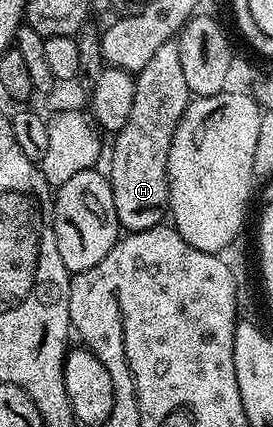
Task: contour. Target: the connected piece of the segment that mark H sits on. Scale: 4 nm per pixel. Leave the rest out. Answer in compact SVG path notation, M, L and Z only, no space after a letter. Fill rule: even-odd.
M169 41L163 44L163 48L159 48L159 52L155 52L155 56L151 56L151 60L147 60L147 64L143 64L141 70L135 74L135 104L131 104L131 116L127 116L127 124L123 124L123 128L116 131L113 142L113 151L108 151L107 162L109 158L109 170L107 169L107 177L111 184L111 196L115 200L115 216L120 224L122 231L132 232L134 230L146 230L147 228L155 228L162 225L166 221L167 211L169 208L169 173L167 172L167 156L171 152L171 140L175 136L175 128L179 124L179 120L183 116L183 112L189 107L191 101L191 93L188 90L186 77L183 76L182 61L180 60L180 50L176 41Z

